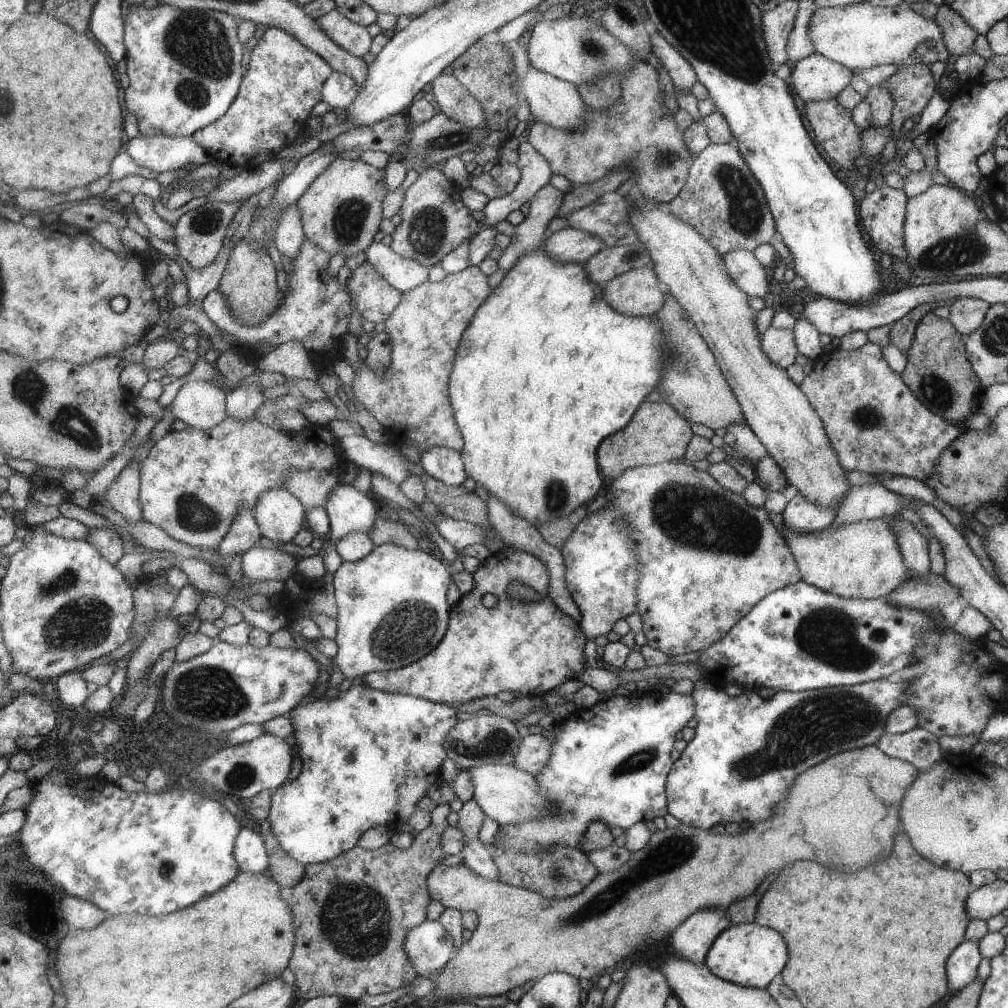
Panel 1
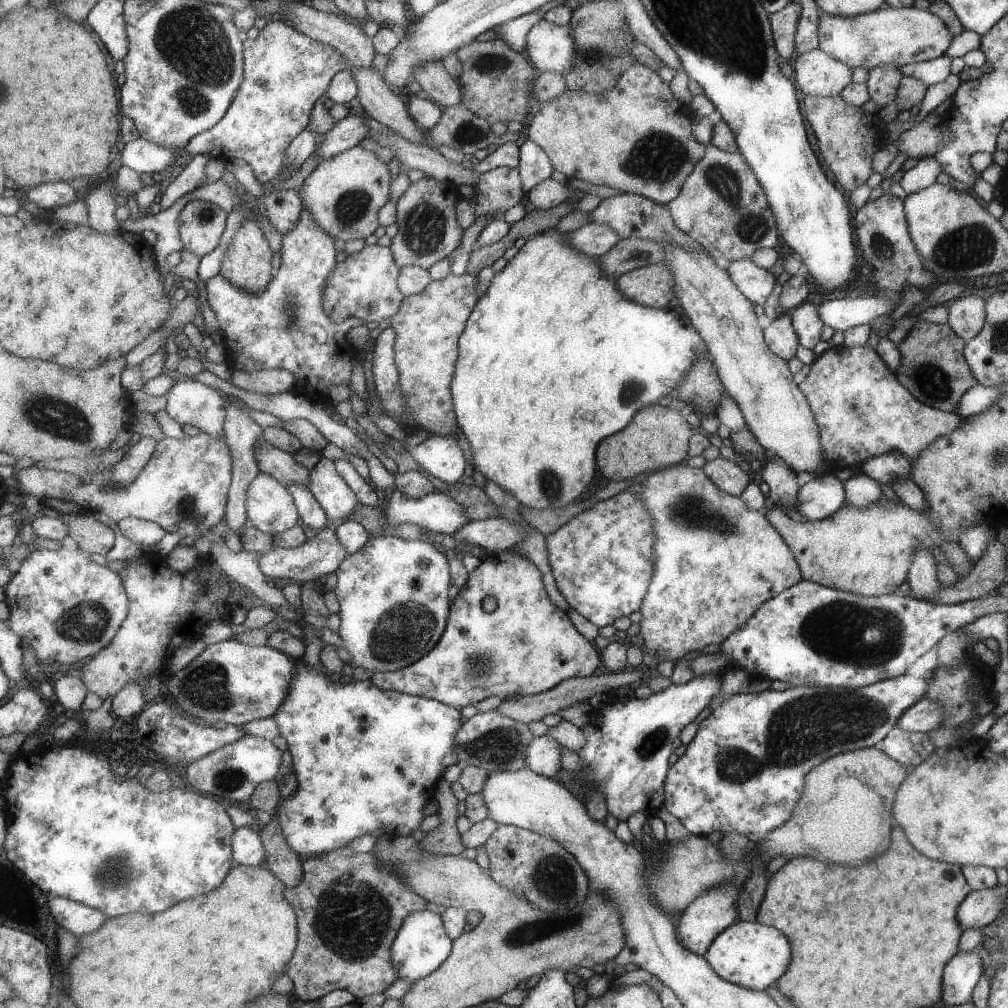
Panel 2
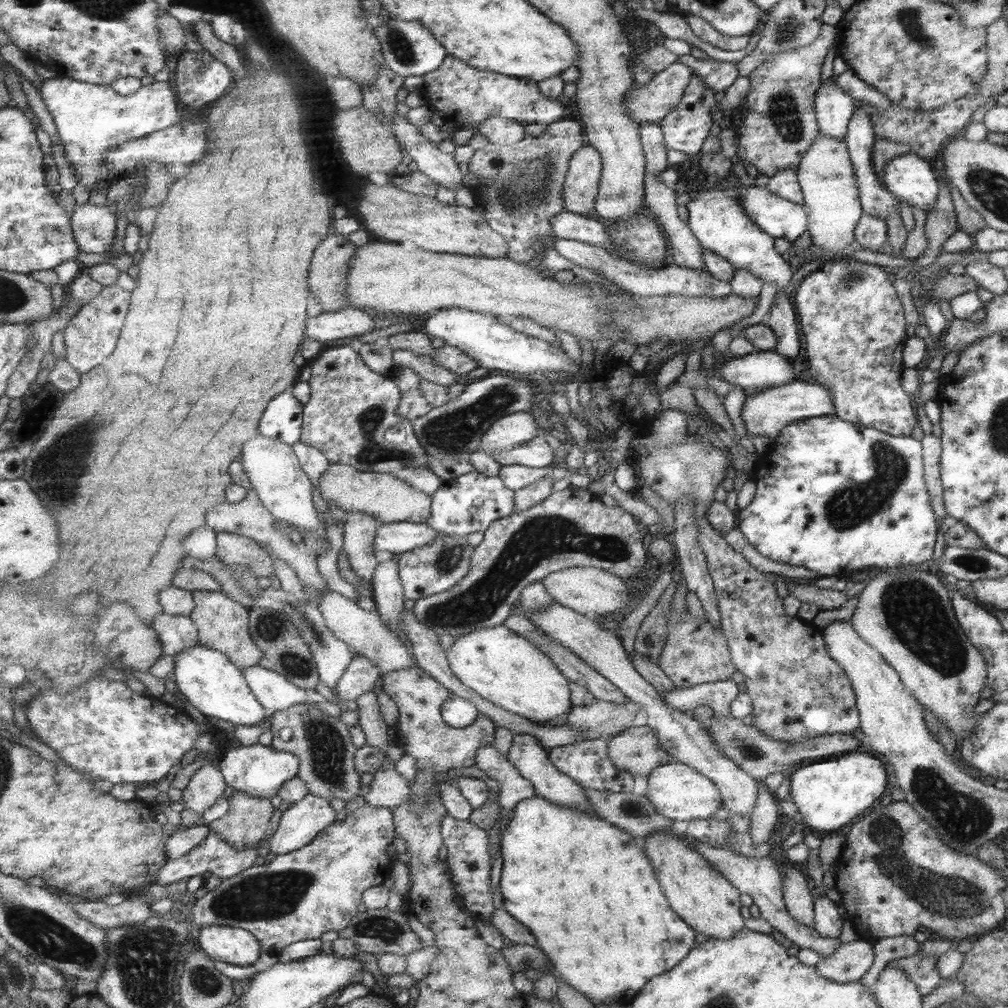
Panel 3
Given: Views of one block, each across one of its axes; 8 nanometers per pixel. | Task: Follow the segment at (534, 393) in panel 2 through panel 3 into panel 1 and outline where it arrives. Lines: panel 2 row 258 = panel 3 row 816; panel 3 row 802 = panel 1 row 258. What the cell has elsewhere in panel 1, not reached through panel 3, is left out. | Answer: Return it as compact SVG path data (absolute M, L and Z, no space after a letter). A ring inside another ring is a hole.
M541 246L539 250L533 250L521 256L519 264L507 272L503 282L491 292L489 300L485 300L485 304L481 306L481 310L477 312L477 316L473 318L471 326L467 328L461 340L457 364L455 364L453 378L451 378L451 398L453 398L453 408L457 414L457 424L461 426L461 432L465 434L463 456L465 456L467 472L475 482L481 482L489 490L491 496L501 498L513 508L513 512L521 514L533 524L539 524L539 522L543 524L543 522L551 522L557 518L565 518L575 508L579 508L585 500L593 498L599 492L603 480L599 476L597 460L595 460L597 444L601 444L601 440L609 438L611 434L623 430L633 420L635 412L645 402L647 394L651 394L663 380L663 360L665 360L663 346L667 342L667 336L661 324L653 316L651 318L649 316L625 316L617 312L613 306L609 306L601 290L603 288L589 278L589 272L585 270L583 264L563 264L555 260L553 256L549 256L545 252L545 246Z

